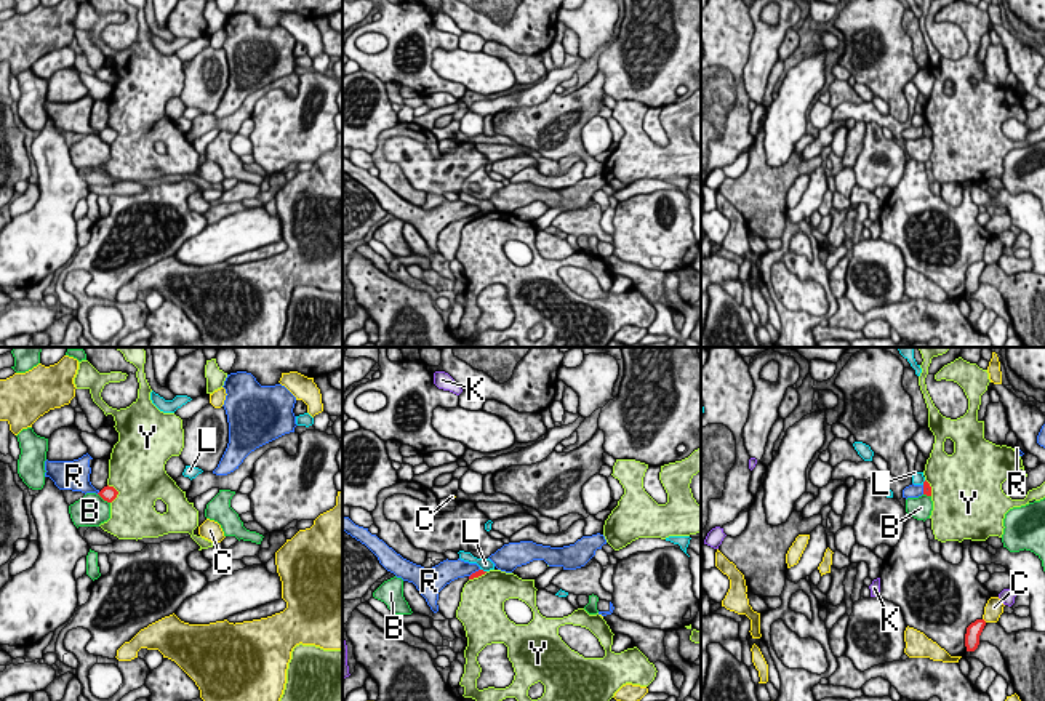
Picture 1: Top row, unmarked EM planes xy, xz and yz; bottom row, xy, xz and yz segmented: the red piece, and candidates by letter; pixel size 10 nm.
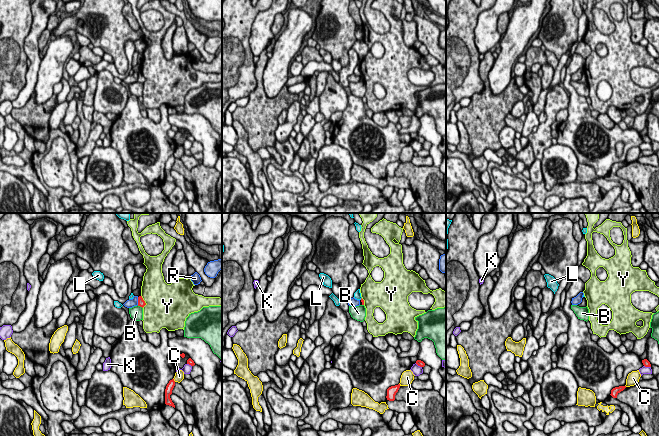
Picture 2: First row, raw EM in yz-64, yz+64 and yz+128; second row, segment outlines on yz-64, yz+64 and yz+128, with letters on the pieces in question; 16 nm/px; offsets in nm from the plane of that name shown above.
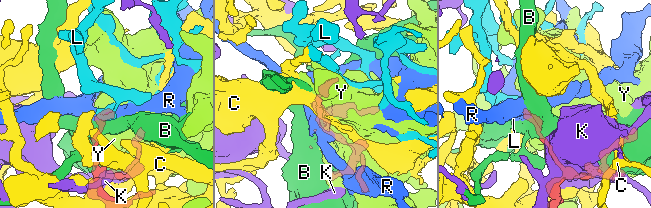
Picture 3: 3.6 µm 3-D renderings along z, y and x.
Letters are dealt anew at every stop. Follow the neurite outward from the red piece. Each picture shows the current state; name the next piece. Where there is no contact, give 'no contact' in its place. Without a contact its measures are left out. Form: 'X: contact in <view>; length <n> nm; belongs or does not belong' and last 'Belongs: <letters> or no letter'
B: contact in xy; length 160 nm; does not belong
C: no contact; does not belong
K: contact in yz; length 100 nm; does not belong
L: contact in xz; length 70 nm; does not belong
R: contact in xz; length 140 nm; does not belong
Y: contact in xy; length 220 nm; does not belong
Belongs: no letter

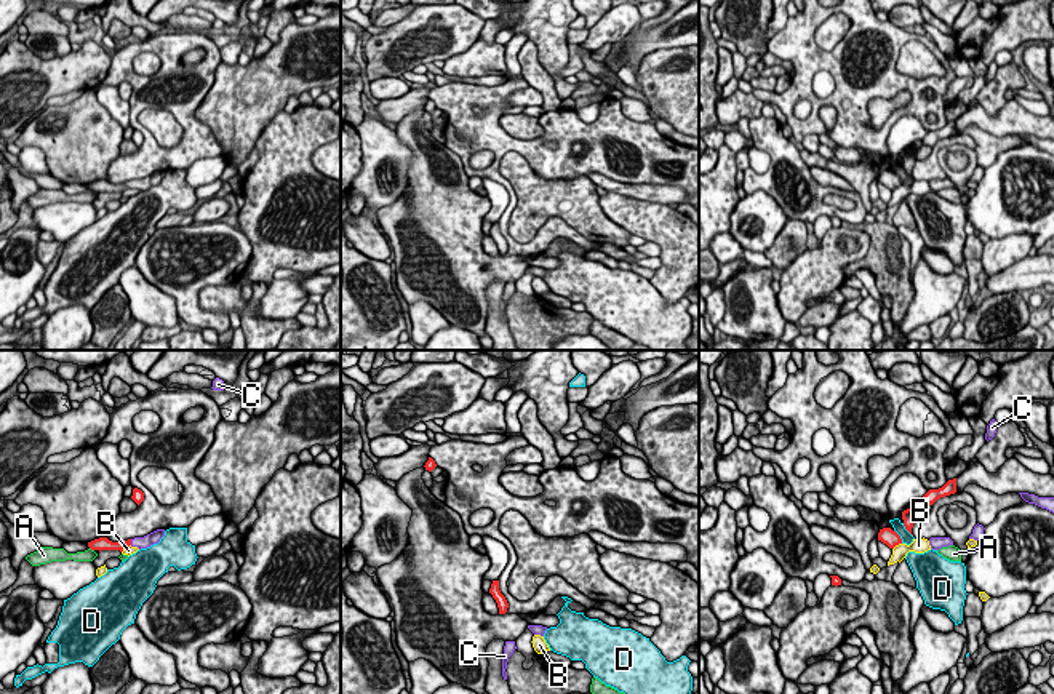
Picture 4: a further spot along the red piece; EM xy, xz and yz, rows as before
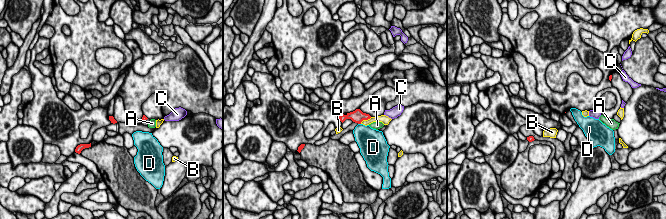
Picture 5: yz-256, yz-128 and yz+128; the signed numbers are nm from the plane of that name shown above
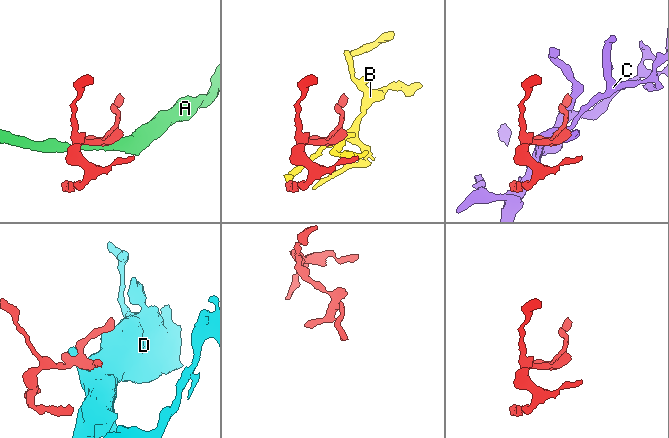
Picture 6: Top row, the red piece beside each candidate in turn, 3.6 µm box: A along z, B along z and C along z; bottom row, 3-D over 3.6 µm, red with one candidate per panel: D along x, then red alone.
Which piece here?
A: contact in xy; length 60 nm; does not belong
B: contact in yz; length 120 nm; does not belong
C: contact in xy; length 70 nm; belongs
D: contact in yz; length 180 nm; does not belong
Belongs: C

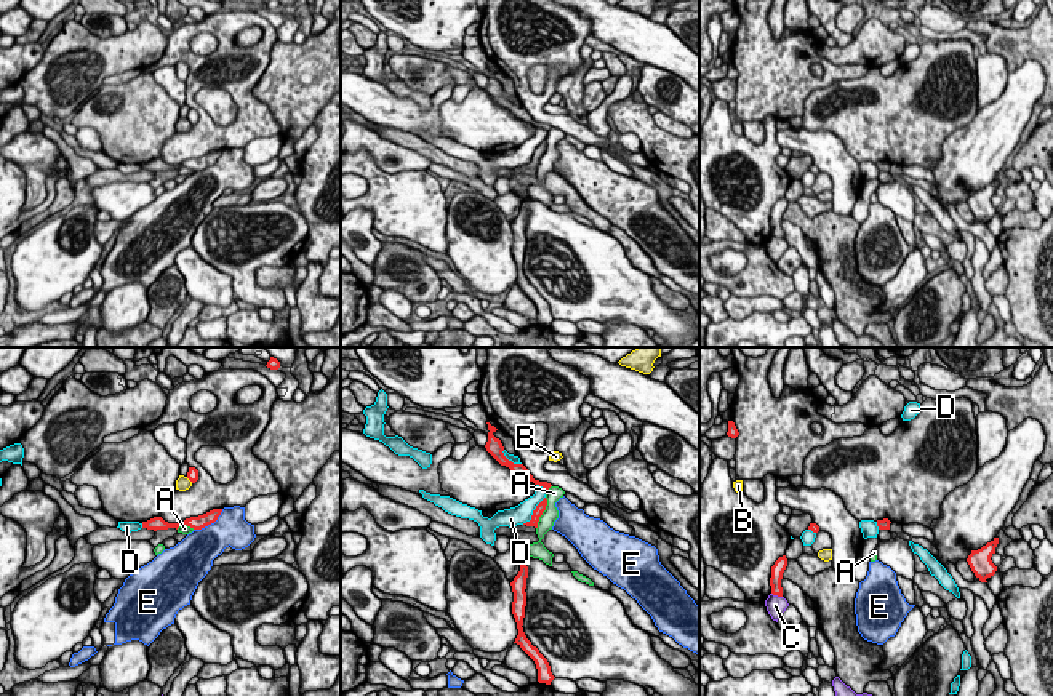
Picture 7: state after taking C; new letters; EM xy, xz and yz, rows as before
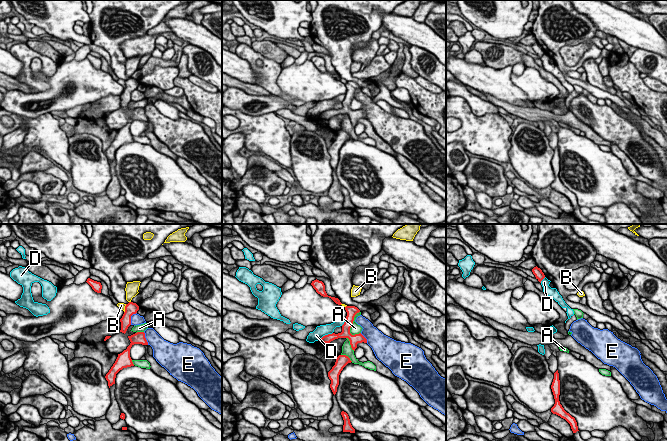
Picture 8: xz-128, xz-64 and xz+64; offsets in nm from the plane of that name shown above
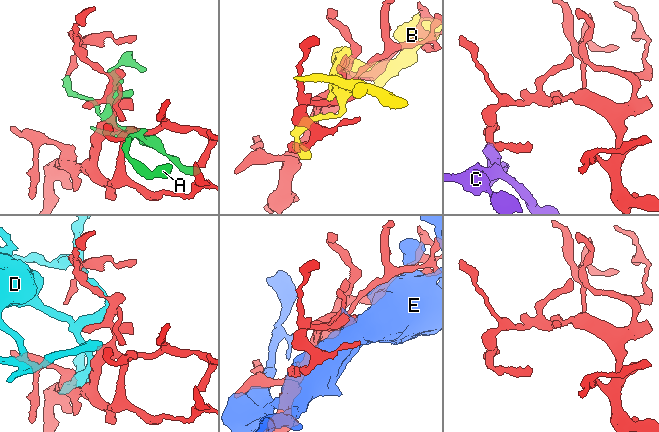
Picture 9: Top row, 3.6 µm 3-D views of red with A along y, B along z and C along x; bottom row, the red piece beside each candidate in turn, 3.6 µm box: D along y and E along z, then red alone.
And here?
A: contact in xz; length 340 nm; does not belong
B: contact in xy; length 100 nm; does not belong
C: contact in yz; length 120 nm; does not belong
D: contact in xz; length 360 nm; does not belong
E: contact in xy; length 380 nm; does not belong
Belongs: no letter

